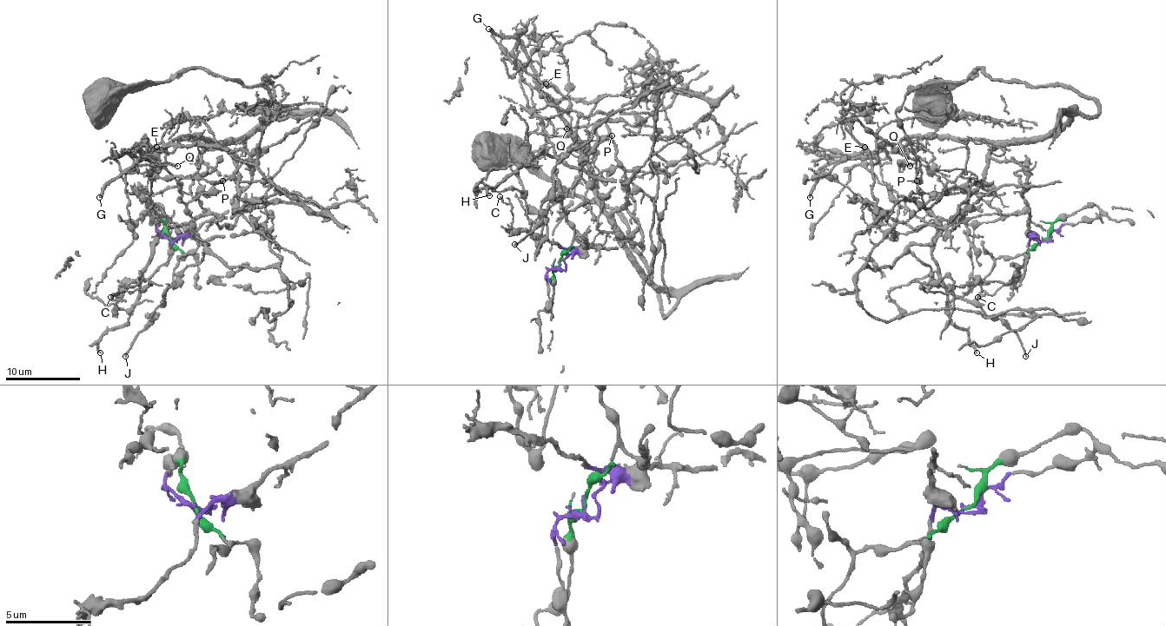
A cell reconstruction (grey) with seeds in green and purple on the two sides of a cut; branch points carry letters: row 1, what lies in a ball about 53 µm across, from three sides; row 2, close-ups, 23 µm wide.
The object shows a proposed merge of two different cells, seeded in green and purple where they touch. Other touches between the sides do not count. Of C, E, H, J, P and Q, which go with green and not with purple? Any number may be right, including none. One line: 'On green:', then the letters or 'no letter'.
On green: E, J, P

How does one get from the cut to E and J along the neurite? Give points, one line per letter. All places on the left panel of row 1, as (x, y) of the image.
E: (171, 240), (184, 258), (163, 300), (206, 253), (279, 260), (256, 207), (292, 202), (228, 149), (155, 146)
J: (171, 240), (184, 258), (178, 260), (162, 305), (135, 336), (126, 357)

